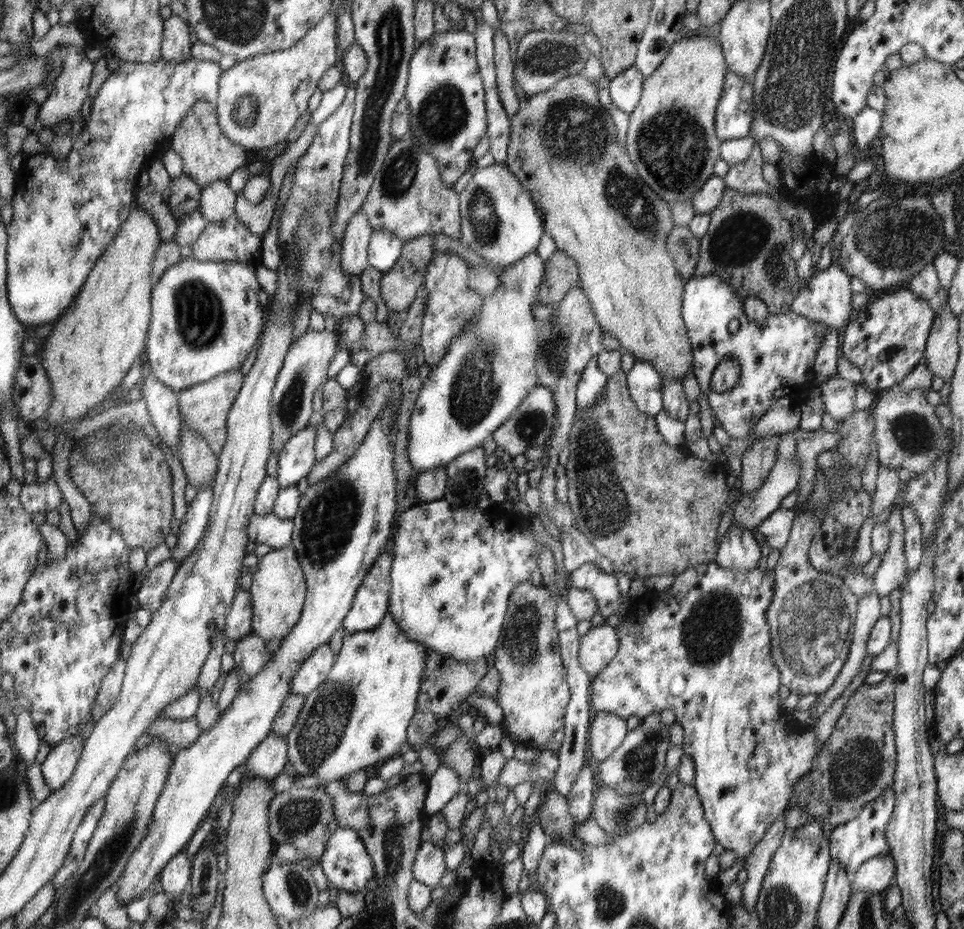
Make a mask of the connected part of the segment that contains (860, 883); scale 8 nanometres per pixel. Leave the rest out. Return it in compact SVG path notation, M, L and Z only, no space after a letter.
M891 854L866 861L856 872L853 893L883 894L895 879L894 858Z

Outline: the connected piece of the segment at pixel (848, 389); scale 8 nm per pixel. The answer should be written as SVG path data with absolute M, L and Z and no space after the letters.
M832 375L828 381L824 381L815 388L825 405L825 412L836 421L849 418L854 412L855 390L854 382L836 375Z

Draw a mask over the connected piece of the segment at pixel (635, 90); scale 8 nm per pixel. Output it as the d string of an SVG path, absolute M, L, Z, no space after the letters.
M634 66L627 67L610 81L608 92L612 104L630 116L639 105L643 84L644 76L641 72Z

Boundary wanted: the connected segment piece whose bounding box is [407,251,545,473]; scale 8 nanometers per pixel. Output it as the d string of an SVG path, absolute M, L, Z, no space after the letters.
M533 251L500 271L498 278L499 286L485 297L478 318L462 336L453 340L445 358L432 368L420 389L410 418L407 453L411 466L420 473L446 466L454 458L482 446L486 438L512 419L530 390L540 386L537 360L541 332L536 330L538 324L532 316L532 304L545 282L545 260Z

